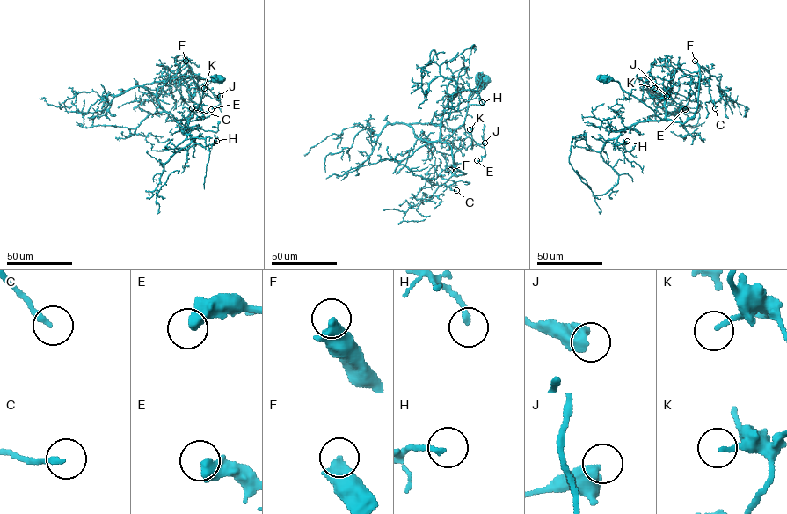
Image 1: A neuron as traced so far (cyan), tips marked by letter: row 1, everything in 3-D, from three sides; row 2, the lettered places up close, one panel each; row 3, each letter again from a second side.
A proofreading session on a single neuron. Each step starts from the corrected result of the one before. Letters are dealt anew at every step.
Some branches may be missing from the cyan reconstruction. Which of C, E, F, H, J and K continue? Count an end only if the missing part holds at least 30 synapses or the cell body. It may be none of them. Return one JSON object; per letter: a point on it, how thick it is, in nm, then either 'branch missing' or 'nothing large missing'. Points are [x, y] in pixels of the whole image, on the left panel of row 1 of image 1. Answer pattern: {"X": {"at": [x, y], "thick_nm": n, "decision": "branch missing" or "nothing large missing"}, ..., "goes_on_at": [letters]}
{"C": {"at": [192, 108], "thick_nm": 190, "decision": "branch missing"}, "E": {"at": [211, 109], "thick_nm": 480, "decision": "nothing large missing"}, "F": {"at": [185, 61], "thick_nm": 460, "decision": "branch missing"}, "H": {"at": [216, 141], "thick_nm": 190, "decision": "nothing large missing"}, "J": {"at": [220, 96], "thick_nm": 550, "decision": "nothing large missing"}, "K": {"at": [204, 88], "thick_nm": 170, "decision": "nothing large missing"}, "goes_on_at": ["C", "F"]}

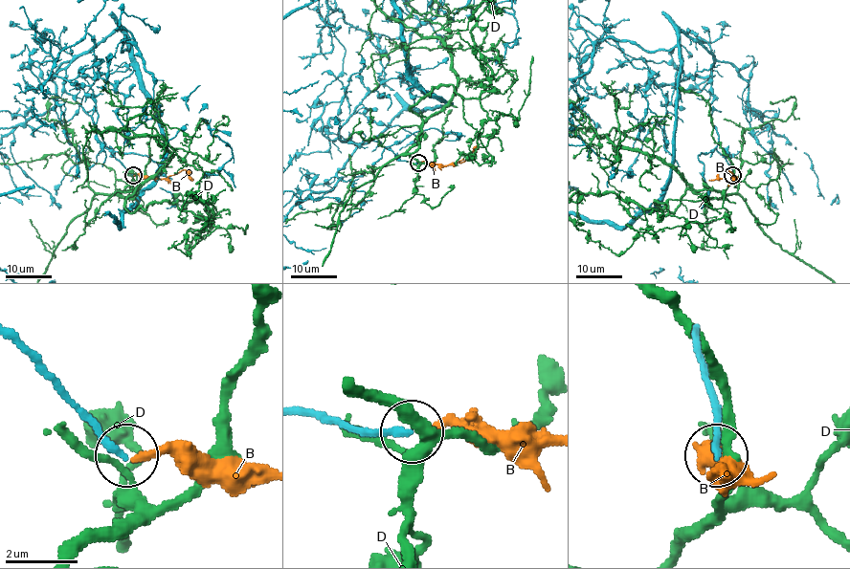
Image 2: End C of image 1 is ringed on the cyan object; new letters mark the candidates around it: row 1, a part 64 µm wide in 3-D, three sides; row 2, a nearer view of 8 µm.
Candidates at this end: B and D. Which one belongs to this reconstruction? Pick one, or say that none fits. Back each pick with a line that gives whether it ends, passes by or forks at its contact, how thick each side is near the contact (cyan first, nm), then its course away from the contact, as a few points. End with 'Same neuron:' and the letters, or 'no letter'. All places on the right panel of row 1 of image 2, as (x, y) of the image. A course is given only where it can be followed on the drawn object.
B: it ends there; 190 nm thick on the cyan side, 190 nm on the other; it runs (732, 175), (734, 179), (725, 169), (714, 180), (708, 180)
Same neuron: B

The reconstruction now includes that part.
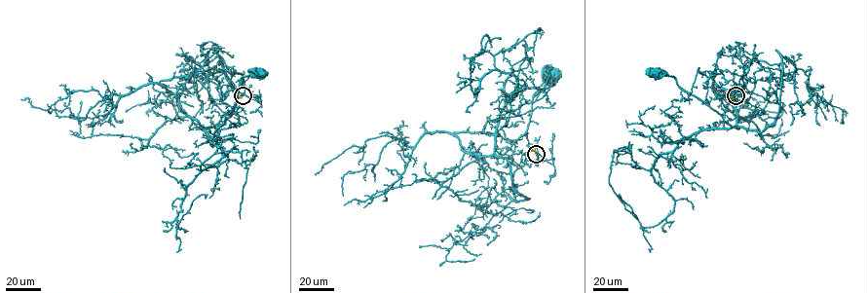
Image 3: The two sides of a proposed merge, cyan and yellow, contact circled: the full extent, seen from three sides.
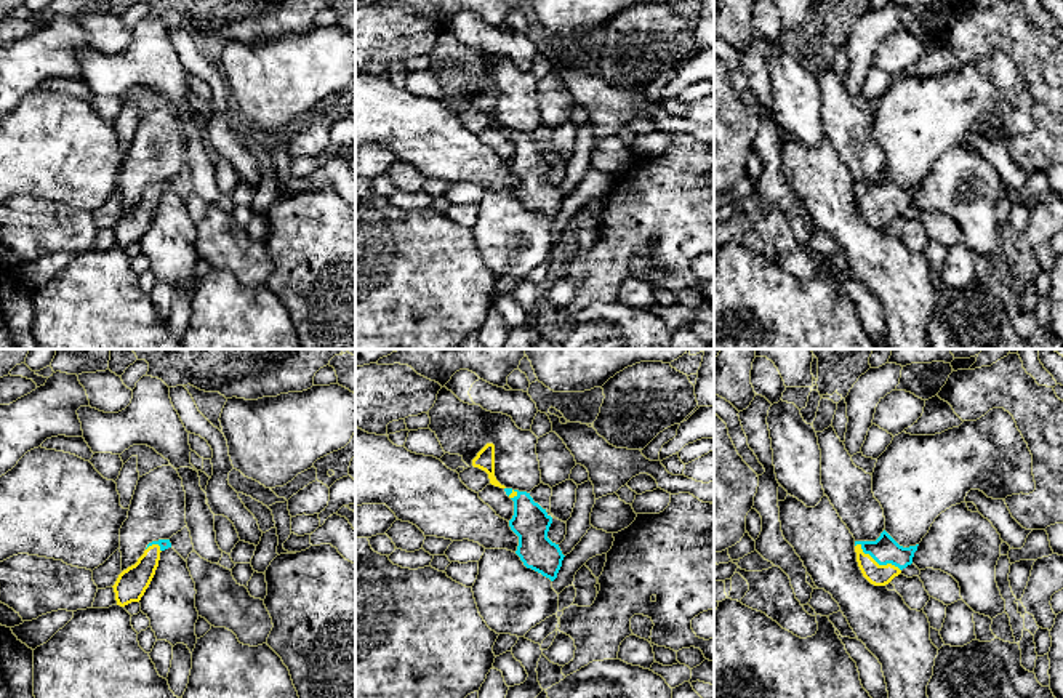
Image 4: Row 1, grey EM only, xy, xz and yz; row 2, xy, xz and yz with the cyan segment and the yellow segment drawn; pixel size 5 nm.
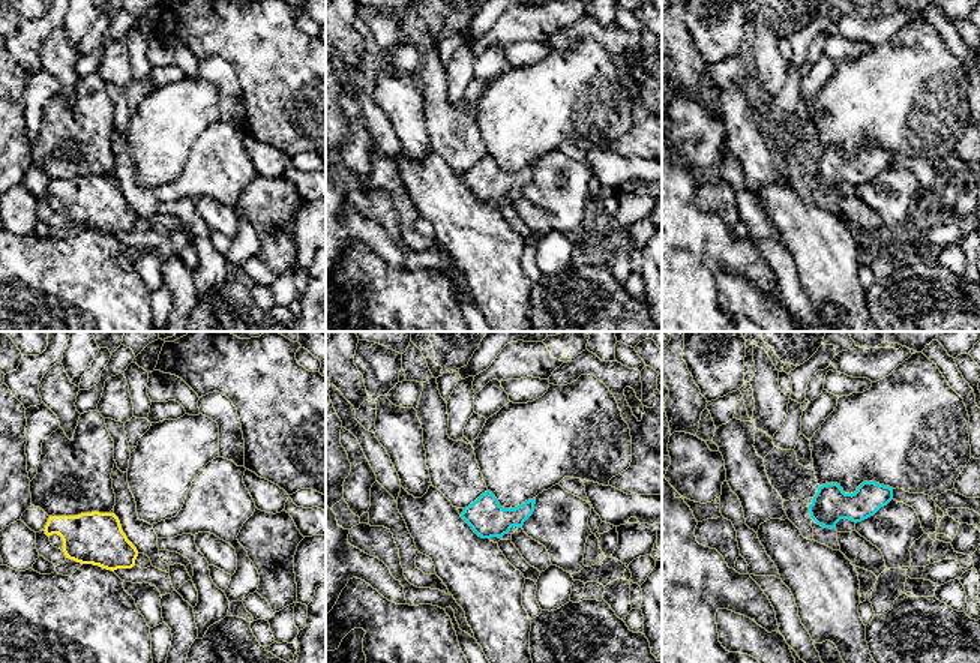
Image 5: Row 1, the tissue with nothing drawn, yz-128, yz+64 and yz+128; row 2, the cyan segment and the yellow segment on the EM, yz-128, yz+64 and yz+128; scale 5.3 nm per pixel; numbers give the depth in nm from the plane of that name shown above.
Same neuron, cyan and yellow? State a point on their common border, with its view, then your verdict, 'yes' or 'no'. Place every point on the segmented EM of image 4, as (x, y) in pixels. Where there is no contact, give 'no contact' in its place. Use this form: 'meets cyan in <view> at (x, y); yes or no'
meets cyan in yz at (878, 562); yes

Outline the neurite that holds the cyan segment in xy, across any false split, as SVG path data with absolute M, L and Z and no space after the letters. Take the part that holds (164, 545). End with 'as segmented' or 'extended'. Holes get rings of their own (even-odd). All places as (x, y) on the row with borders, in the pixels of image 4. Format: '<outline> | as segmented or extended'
M170 540L149 543L138 562L118 575L112 586L117 605L125 607L141 600L158 567L160 552L168 548L171 548Z | extended

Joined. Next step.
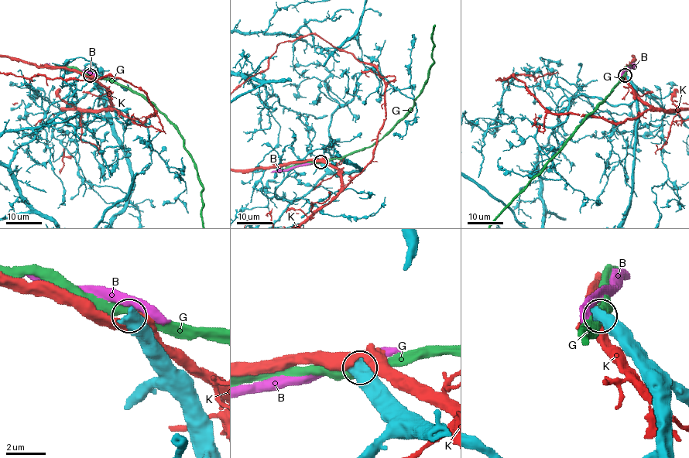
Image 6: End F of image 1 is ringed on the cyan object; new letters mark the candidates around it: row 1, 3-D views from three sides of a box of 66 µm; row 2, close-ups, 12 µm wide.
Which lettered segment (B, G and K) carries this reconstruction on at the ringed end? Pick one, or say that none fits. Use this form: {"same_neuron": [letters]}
{"same_neuron": []}

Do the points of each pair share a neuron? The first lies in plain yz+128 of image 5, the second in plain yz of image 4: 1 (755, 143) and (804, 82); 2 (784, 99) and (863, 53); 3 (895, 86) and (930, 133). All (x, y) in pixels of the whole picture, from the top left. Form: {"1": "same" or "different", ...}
{"1": "same", "2": "same", "3": "same"}

